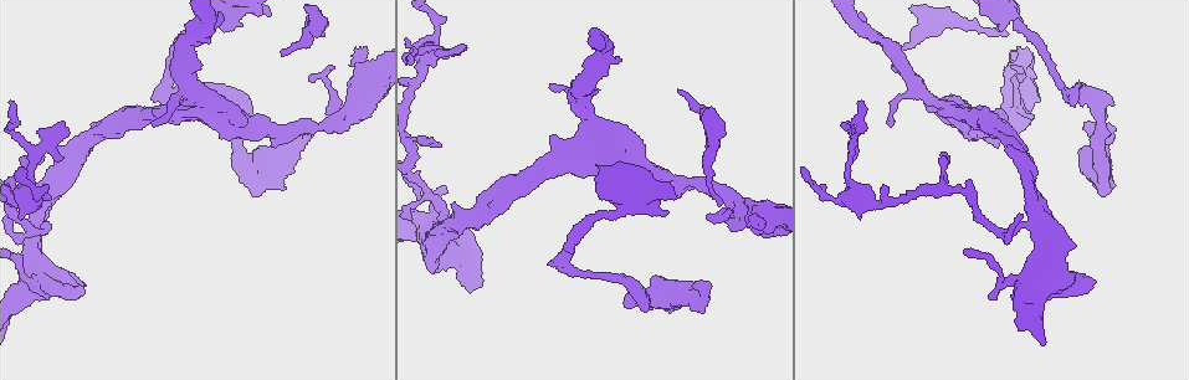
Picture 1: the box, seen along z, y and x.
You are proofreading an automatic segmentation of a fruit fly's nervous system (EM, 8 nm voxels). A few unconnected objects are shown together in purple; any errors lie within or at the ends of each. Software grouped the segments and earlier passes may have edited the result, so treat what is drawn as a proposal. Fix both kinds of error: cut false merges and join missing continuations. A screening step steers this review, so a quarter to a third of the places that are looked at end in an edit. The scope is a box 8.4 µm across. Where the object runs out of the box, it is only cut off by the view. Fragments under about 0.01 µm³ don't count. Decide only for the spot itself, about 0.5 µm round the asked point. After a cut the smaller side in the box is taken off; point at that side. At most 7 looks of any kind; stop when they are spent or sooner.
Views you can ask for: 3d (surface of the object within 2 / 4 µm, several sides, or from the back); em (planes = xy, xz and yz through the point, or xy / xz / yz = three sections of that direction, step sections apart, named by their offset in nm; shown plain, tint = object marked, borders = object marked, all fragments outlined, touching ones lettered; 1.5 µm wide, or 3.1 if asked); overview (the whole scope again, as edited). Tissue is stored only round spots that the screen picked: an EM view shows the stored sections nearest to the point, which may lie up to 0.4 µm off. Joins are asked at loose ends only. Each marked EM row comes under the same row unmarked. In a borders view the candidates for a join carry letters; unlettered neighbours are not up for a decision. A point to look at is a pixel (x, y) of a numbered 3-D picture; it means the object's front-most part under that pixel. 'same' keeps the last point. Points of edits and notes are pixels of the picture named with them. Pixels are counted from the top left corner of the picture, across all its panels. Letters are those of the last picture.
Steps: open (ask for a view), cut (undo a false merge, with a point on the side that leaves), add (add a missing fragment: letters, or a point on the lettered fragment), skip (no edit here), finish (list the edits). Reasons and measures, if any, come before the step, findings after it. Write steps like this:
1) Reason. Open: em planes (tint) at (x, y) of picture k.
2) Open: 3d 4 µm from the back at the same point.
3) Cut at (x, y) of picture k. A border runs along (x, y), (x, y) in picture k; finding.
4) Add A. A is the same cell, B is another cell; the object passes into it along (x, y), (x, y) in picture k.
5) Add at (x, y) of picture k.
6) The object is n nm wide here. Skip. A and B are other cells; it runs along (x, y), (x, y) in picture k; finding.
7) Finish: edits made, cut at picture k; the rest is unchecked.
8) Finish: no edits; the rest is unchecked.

An open end. Open: 3d 2 µm at (282, 55) of picture 1.

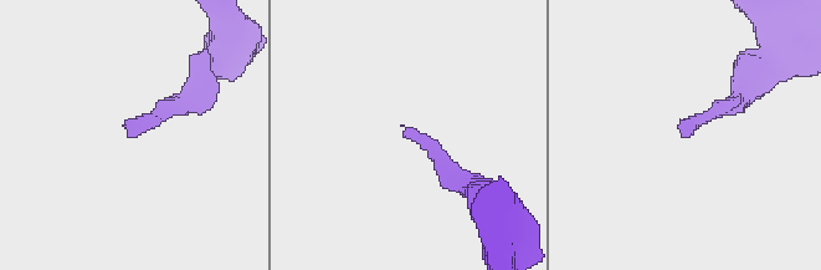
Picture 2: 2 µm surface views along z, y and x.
Open: em xz step 8 (borders) at (406, 127) of picture 2.

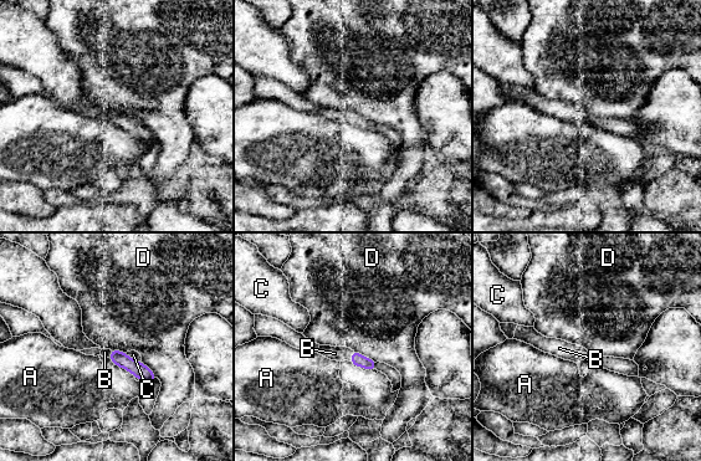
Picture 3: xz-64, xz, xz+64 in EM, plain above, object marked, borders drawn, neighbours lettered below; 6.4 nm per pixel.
Open: em planes (borders) at the same point.

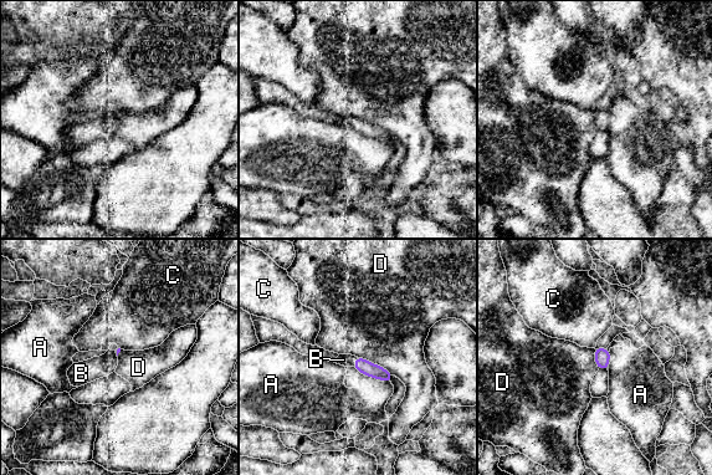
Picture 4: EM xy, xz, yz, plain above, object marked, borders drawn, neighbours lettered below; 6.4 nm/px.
Add B. B is the same cell, A, C and D are other cells; it goes on there.

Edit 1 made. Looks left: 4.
Redraw. Open: overview.

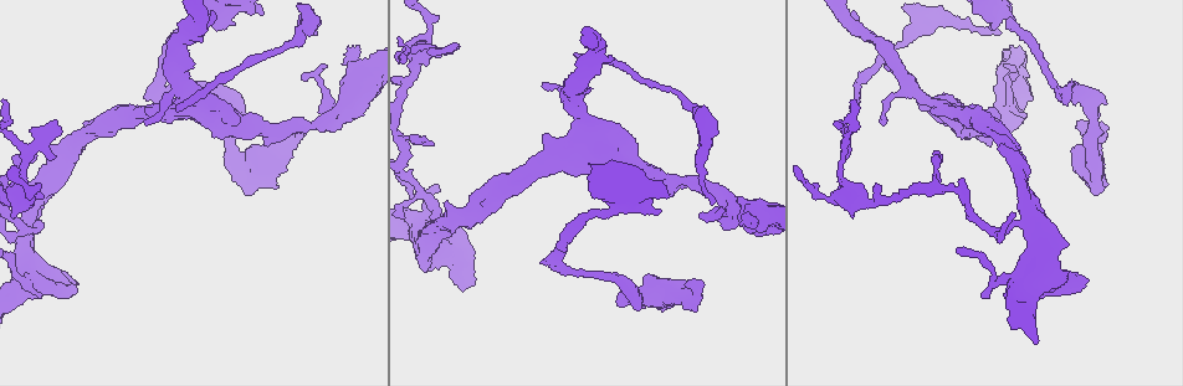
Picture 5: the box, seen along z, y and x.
Narrows sharply. Open: 3d 4 µm from the back at (331, 113) of picture 5.

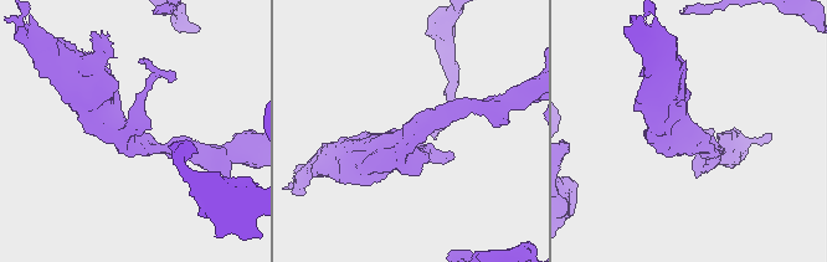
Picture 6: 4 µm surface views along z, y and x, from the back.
Open: em xz step 8 (tint) at (405, 134) of picture 6.

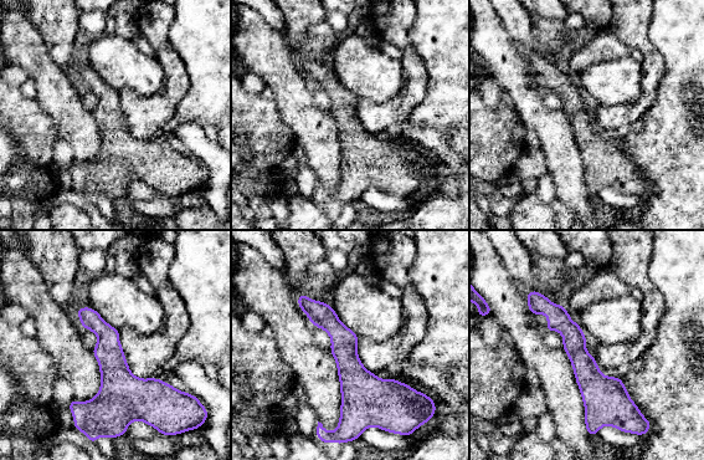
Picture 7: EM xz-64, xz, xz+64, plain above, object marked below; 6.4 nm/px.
Another direction. Open: em planes (borders) at the same point.

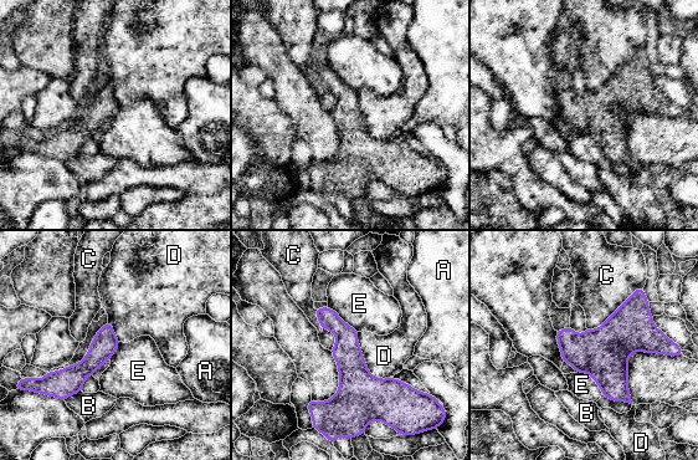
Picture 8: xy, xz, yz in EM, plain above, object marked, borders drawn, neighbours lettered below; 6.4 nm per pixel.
The object is 160 nm wide here. Skip. A, B, C, D and E are other cells; a border runs along (358, 332), (367, 368), (389, 378) in picture 8; all the same neuron.

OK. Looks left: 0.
Finish: edits made, add at picture 4; the rest is unchecked.

